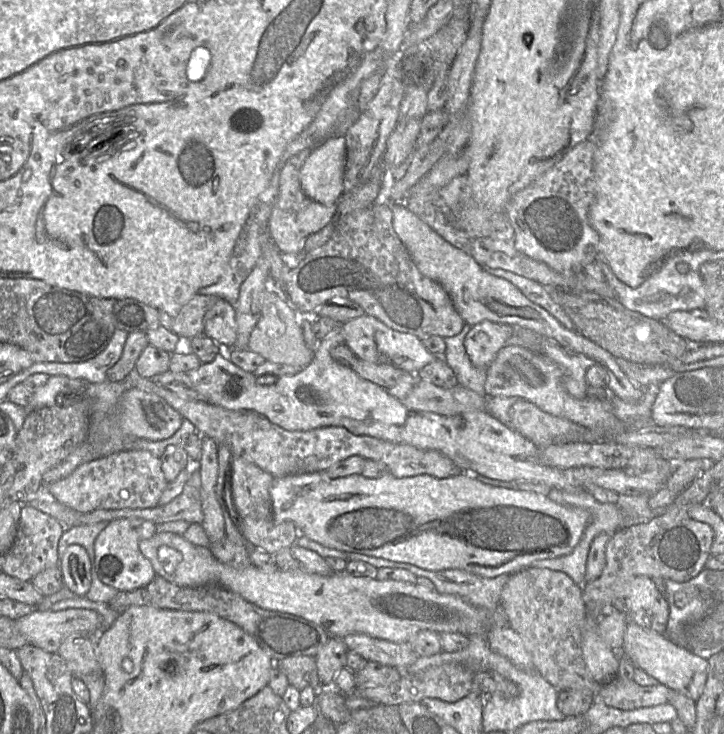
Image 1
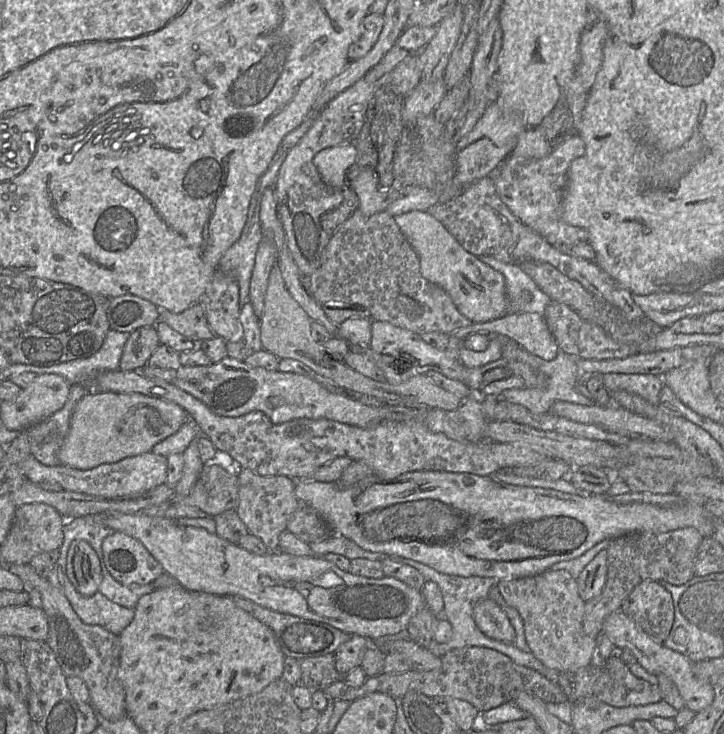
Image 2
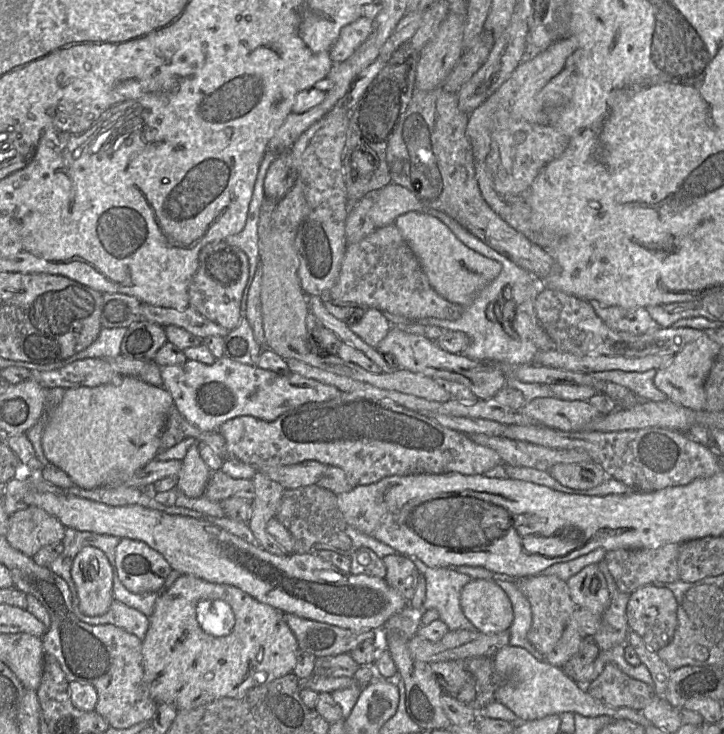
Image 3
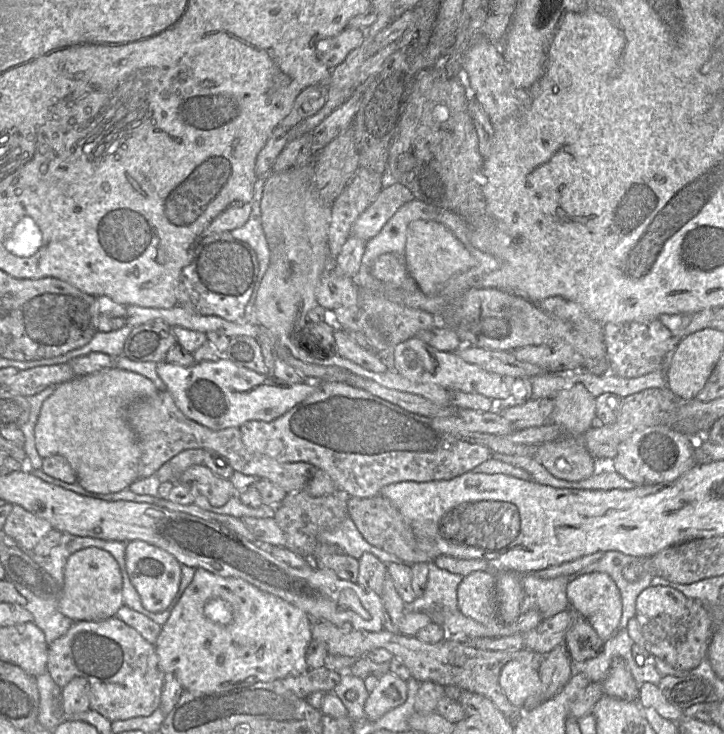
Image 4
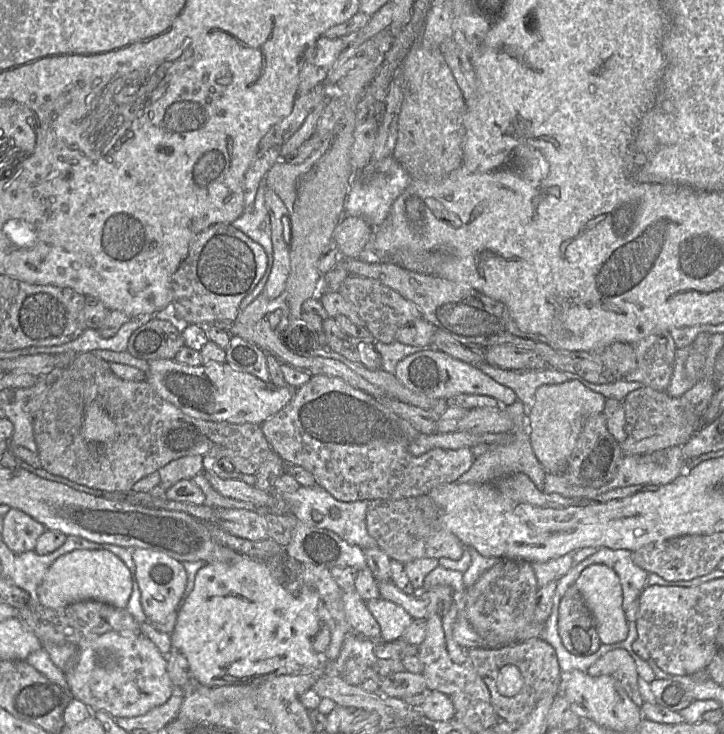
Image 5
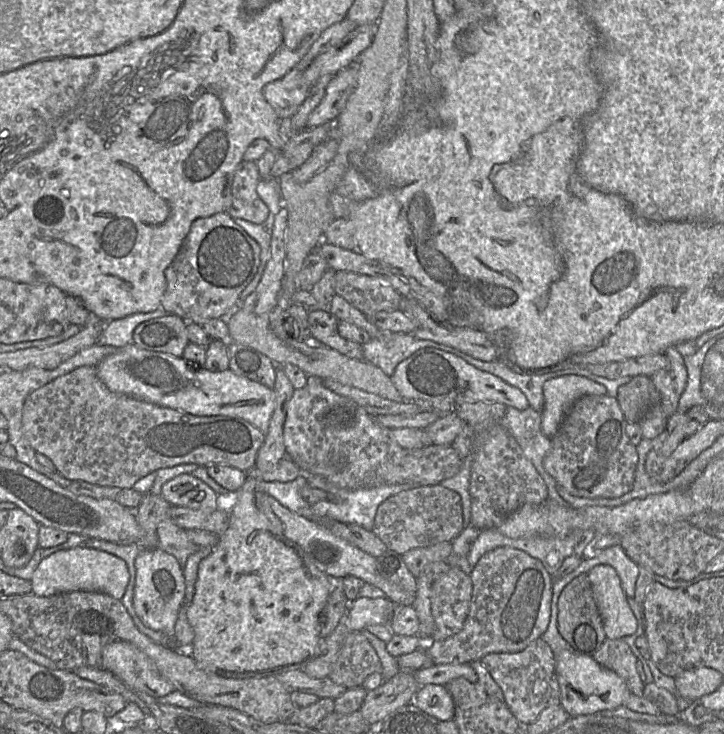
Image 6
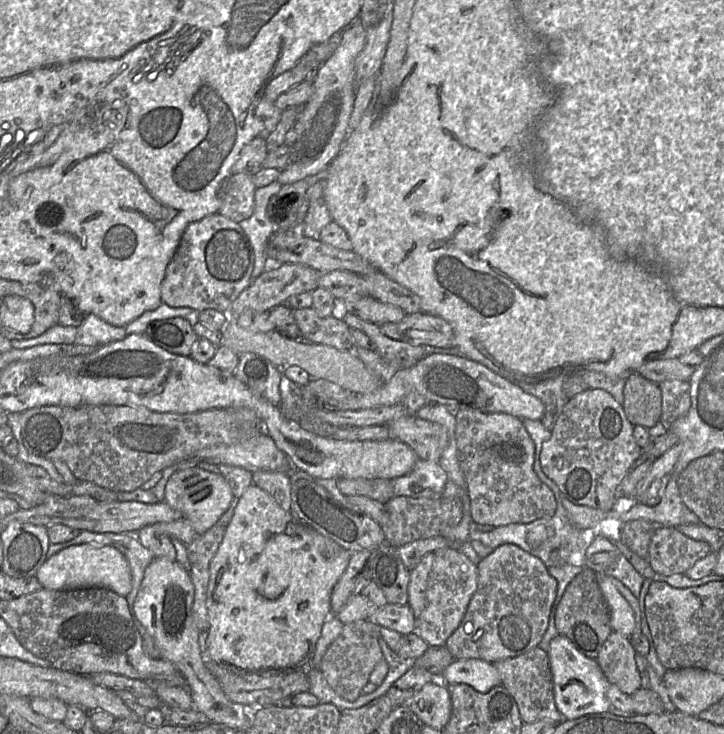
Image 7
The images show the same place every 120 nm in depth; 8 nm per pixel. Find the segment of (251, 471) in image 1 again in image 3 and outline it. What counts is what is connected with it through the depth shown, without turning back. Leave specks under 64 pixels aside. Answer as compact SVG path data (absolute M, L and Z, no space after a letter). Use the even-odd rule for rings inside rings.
M258 470L251 481L254 485L255 496L250 501L250 515L247 524L261 548L278 556L285 555L287 552L266 530L267 522L275 518L285 488Z

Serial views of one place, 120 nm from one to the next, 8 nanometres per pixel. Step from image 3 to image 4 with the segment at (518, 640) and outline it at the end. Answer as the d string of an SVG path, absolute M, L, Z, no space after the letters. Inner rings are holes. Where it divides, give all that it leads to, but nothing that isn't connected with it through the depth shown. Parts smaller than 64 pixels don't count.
M531 573L522 575L521 613L536 610L543 618L548 619L569 608L566 594L569 577L570 575L563 575L552 579L543 579Z

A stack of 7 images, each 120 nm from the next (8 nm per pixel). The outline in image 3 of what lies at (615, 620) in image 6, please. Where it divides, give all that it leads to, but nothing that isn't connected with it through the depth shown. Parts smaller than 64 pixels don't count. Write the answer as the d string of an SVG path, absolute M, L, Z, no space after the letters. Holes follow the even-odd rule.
M590 564L567 581L570 597L577 608L602 615L610 604L605 576L598 564Z

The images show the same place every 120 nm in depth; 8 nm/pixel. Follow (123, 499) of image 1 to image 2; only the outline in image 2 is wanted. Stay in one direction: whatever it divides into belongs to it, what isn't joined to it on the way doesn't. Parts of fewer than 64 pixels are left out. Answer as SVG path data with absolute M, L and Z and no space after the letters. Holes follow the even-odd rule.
M150 452L127 457L115 463L102 464L89 470L78 470L68 466L45 466L33 455L23 463L23 471L28 480L35 484L44 481L55 482L63 490L92 495L104 499L127 498L140 495L165 483L167 476L167 457Z

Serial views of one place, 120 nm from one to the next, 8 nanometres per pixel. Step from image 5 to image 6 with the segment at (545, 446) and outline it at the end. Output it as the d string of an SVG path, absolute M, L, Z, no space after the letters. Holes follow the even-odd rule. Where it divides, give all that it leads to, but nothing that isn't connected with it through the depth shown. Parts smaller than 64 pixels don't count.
M577 375L549 380L543 385L544 408L541 429L552 439L559 431L572 405L581 397L606 395L606 388L597 382Z

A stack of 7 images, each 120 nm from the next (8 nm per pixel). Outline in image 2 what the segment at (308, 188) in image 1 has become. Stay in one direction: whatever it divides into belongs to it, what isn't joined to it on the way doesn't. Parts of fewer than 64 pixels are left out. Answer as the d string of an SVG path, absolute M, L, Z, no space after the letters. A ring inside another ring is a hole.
M354 144L334 146L318 152L313 158L325 184L341 188L349 168L355 163L356 148Z

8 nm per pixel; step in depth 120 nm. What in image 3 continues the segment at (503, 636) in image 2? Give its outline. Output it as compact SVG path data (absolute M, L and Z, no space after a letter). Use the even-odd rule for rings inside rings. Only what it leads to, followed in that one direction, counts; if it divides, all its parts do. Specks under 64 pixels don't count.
M472 579L461 591L460 604L477 631L499 633L512 625L511 602L495 581Z

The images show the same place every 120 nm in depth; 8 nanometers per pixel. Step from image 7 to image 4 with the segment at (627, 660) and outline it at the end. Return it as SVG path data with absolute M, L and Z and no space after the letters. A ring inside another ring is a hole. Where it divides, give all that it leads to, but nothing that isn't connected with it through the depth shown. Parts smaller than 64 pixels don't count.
M623 659L614 660L602 686L604 695L638 703L640 685L634 680Z

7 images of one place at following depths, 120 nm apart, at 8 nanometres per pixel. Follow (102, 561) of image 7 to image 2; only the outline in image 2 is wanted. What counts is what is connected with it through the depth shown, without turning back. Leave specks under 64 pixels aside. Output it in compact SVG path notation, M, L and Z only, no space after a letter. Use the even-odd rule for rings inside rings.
M74 541L70 545L66 572L80 595L90 597L98 592L102 581L100 560L86 541Z

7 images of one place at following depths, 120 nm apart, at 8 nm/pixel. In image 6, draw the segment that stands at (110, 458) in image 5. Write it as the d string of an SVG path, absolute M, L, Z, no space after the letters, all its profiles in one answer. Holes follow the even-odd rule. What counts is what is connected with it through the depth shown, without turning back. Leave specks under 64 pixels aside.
M82 366L60 376L31 393L23 406L23 433L38 453L48 457L57 472L69 480L91 484L133 488L146 475L179 464L209 466L222 464L248 472L265 441L257 427L240 418L223 415L195 416L112 392L100 380L96 366Z

